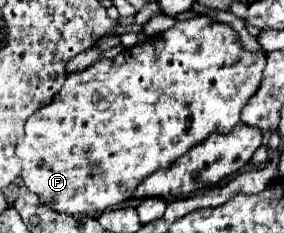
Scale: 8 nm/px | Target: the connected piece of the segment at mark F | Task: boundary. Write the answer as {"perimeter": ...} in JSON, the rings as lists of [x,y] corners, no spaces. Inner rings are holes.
{"perimeter":[[[209,17],[177,21],[177,25],[171,27],[169,31],[149,37],[149,41],[139,43],[135,47],[129,47],[113,59],[101,59],[83,71],[71,73],[67,77],[65,85],[61,87],[61,91],[53,97],[53,101],[49,105],[41,107],[37,113],[33,113],[27,119],[25,137],[21,143],[17,143],[17,157],[21,159],[21,165],[23,165],[23,171],[21,171],[23,183],[27,185],[27,189],[31,193],[37,193],[45,203],[49,203],[49,207],[53,207],[55,211],[67,213],[67,215],[87,215],[87,213],[101,213],[105,209],[111,209],[111,207],[131,199],[137,183],[141,183],[141,179],[145,179],[145,175],[151,175],[153,171],[157,171],[161,167],[169,167],[169,163],[173,163],[173,159],[181,157],[185,151],[189,151],[189,147],[201,143],[207,135],[229,133],[239,123],[239,113],[245,107],[245,103],[261,87],[263,69],[265,69],[265,55],[245,51],[239,43],[237,33],[229,25],[215,23]]]}

